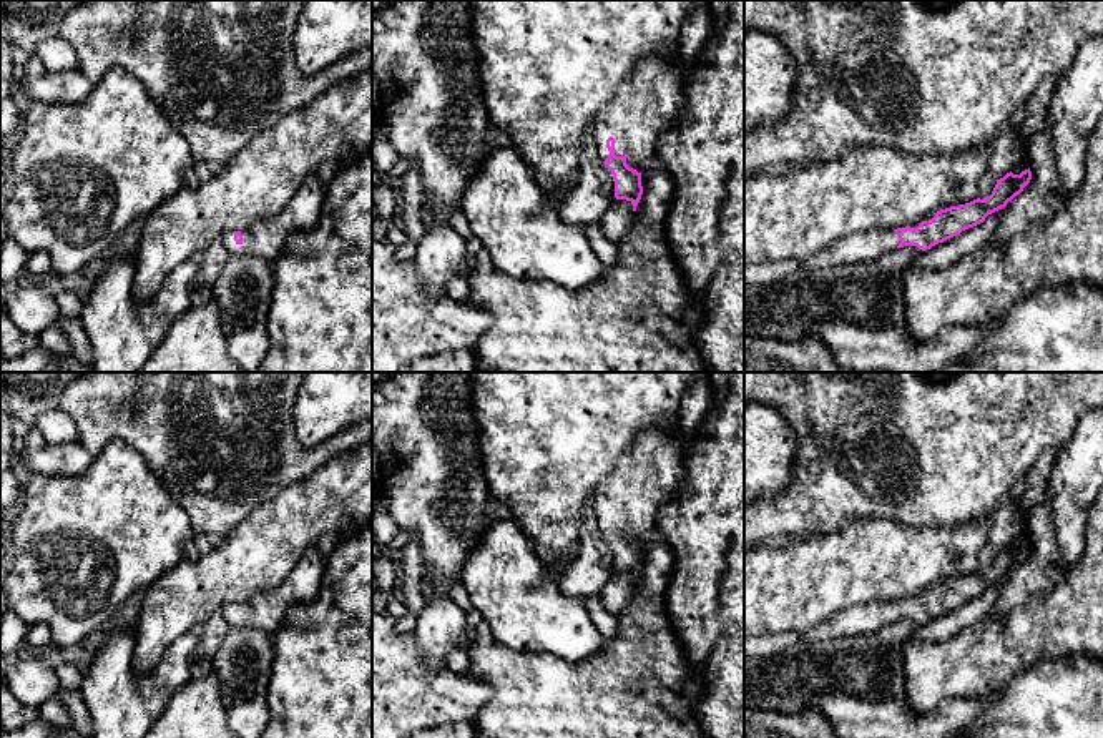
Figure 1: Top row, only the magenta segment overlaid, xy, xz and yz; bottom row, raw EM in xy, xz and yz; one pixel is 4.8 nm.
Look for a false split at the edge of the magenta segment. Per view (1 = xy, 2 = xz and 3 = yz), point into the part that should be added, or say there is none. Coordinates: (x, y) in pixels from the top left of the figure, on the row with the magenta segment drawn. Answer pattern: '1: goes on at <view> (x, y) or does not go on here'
1: goes on at xy (264, 240)
2: goes on at xz (648, 102)
3: goes on at yz (867, 245)

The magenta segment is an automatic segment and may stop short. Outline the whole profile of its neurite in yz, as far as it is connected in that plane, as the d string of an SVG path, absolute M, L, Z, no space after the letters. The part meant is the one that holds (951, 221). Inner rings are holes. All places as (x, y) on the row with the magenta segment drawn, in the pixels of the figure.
M1030 168L1020 175L1007 173L997 180L987 199L973 199L965 204L950 206L935 213L930 221L922 221L917 228L897 229L864 229L849 234L822 248L806 261L784 259L744 266L744 286L769 284L782 281L801 269L826 269L846 263L869 263L895 248L917 246L922 251L944 243L962 231L985 221L985 218L1007 206L1030 183Z

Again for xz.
M678 48L651 53L633 65L631 75L595 120L595 145L613 175L615 198L630 201L633 211L643 194L641 173L656 158L656 141L686 105L684 83Z

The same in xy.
M311 173L277 216L254 223L244 231L224 233L223 244L231 254L256 256L272 264L292 233L316 226L324 194L326 188L317 175Z

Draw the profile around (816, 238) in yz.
M851 146L842 156L789 171L744 178L744 266L806 261L822 248L864 229L917 228L937 211L978 198L990 150L915 155L885 146Z

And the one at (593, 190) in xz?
M591 126L581 141L578 178L571 191L558 203L558 214L571 226L586 228L600 221L613 198L613 175L598 155Z

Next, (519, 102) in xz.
M470 0L473 40L478 52L478 78L490 123L502 130L520 156L535 170L537 180L558 203L571 191L580 171L580 150L586 131L600 111L613 100L633 66L651 53L673 53L681 27L693 8L693 0Z

